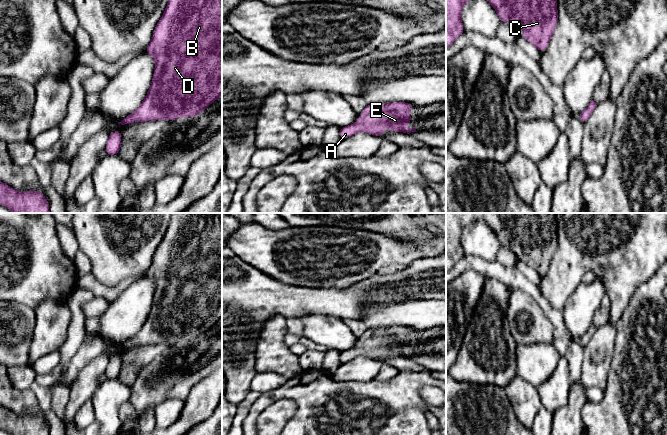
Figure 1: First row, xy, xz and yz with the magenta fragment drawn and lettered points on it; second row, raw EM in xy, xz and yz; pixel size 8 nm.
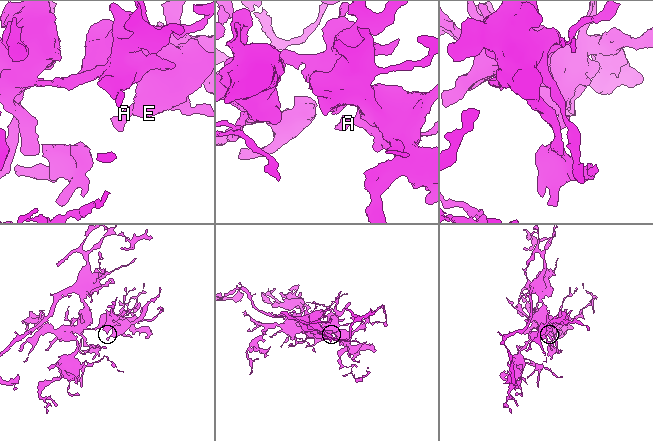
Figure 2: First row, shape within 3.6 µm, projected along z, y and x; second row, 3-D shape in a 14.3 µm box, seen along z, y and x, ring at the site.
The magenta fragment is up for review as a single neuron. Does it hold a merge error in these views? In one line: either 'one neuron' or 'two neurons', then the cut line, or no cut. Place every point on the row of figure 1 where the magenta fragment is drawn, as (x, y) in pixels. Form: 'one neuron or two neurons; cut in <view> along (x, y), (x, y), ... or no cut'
one neuron; no cut

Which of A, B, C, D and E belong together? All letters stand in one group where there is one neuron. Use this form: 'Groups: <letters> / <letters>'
Groups: A B C D E

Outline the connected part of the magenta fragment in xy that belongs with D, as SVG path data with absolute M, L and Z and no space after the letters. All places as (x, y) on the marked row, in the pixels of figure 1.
M169 0L146 52L155 59L150 89L142 104L121 125L135 121L195 117L222 95L222 0Z

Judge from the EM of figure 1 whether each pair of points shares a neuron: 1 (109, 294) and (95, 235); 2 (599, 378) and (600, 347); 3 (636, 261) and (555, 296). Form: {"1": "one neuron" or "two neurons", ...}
{"1": "two neurons", "2": "one neuron", "3": "one neuron"}

